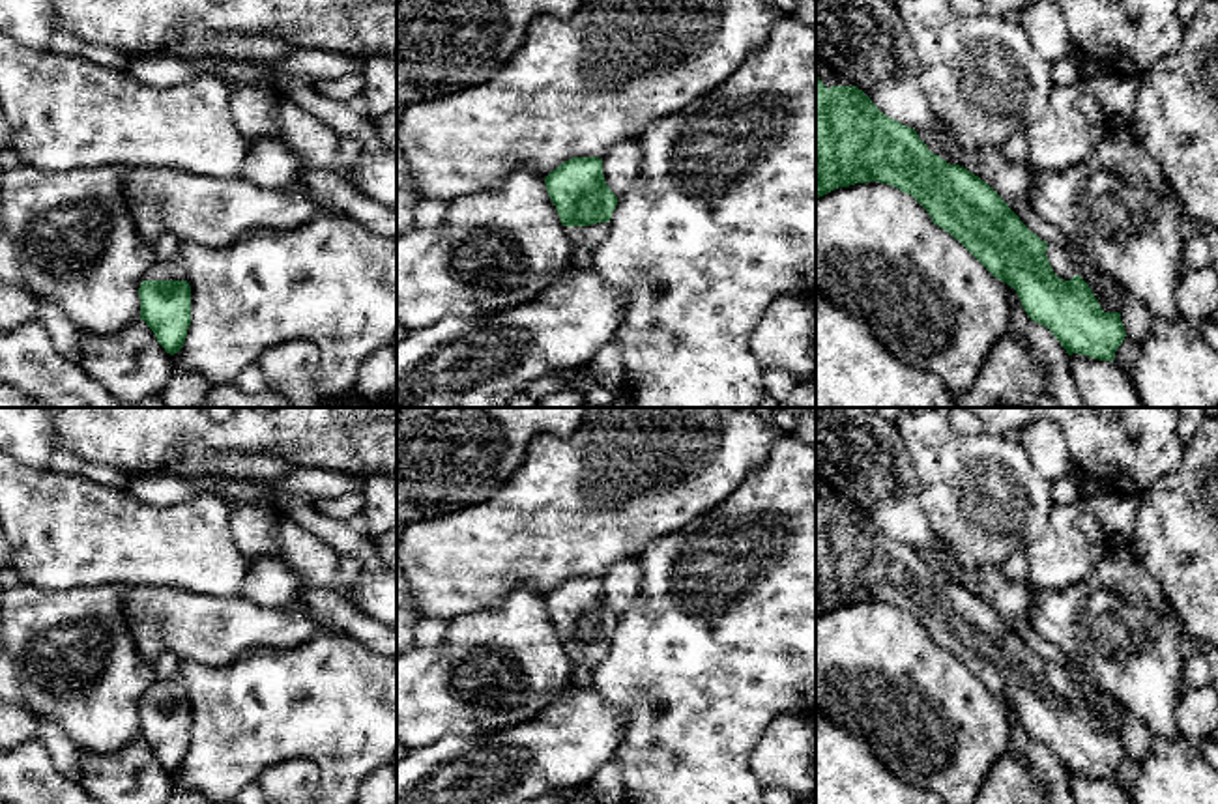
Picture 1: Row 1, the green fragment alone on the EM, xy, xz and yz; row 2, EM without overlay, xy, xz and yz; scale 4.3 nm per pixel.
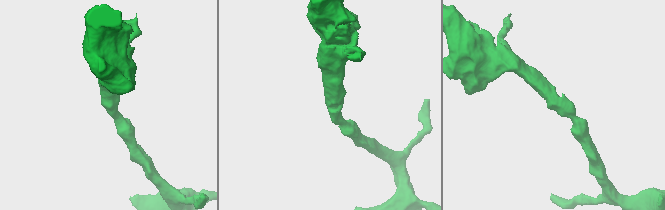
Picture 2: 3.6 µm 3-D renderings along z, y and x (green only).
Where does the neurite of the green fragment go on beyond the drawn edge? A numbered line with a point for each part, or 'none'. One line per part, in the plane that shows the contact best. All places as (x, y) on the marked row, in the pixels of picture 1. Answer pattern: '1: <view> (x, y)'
1: yz (1061, 264)

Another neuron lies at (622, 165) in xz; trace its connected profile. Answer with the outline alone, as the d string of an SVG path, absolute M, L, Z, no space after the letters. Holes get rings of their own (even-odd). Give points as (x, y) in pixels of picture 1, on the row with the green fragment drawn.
M640 138L623 140L602 159L602 174L610 191L619 198L640 176L644 150Z

